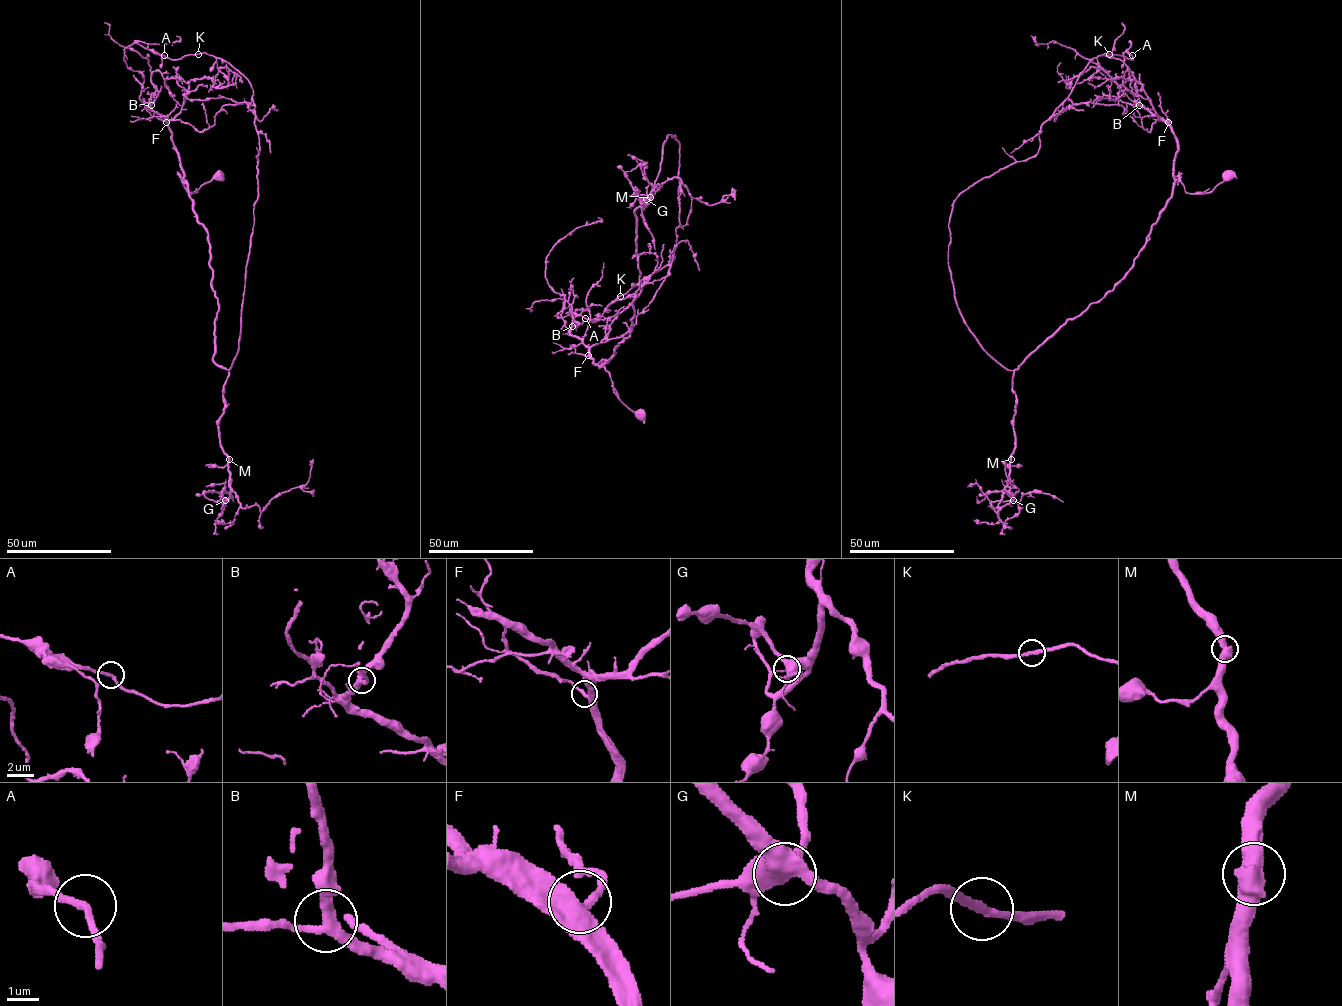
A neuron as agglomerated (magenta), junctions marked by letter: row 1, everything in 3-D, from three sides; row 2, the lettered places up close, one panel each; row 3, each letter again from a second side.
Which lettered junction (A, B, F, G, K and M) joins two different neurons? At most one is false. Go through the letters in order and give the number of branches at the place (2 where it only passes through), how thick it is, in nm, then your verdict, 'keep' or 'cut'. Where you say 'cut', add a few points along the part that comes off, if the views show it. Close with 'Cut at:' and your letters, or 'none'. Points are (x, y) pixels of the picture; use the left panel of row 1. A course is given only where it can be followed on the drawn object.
A: 2 | 240 nm | keep
B: 3 | 320 nm | keep
F: 2 | 460 nm | keep
G: 2 | 550 nm | keep
K: 2 | 240 nm | keep
M: 2 | 600 nm | keep
Cut at: none

